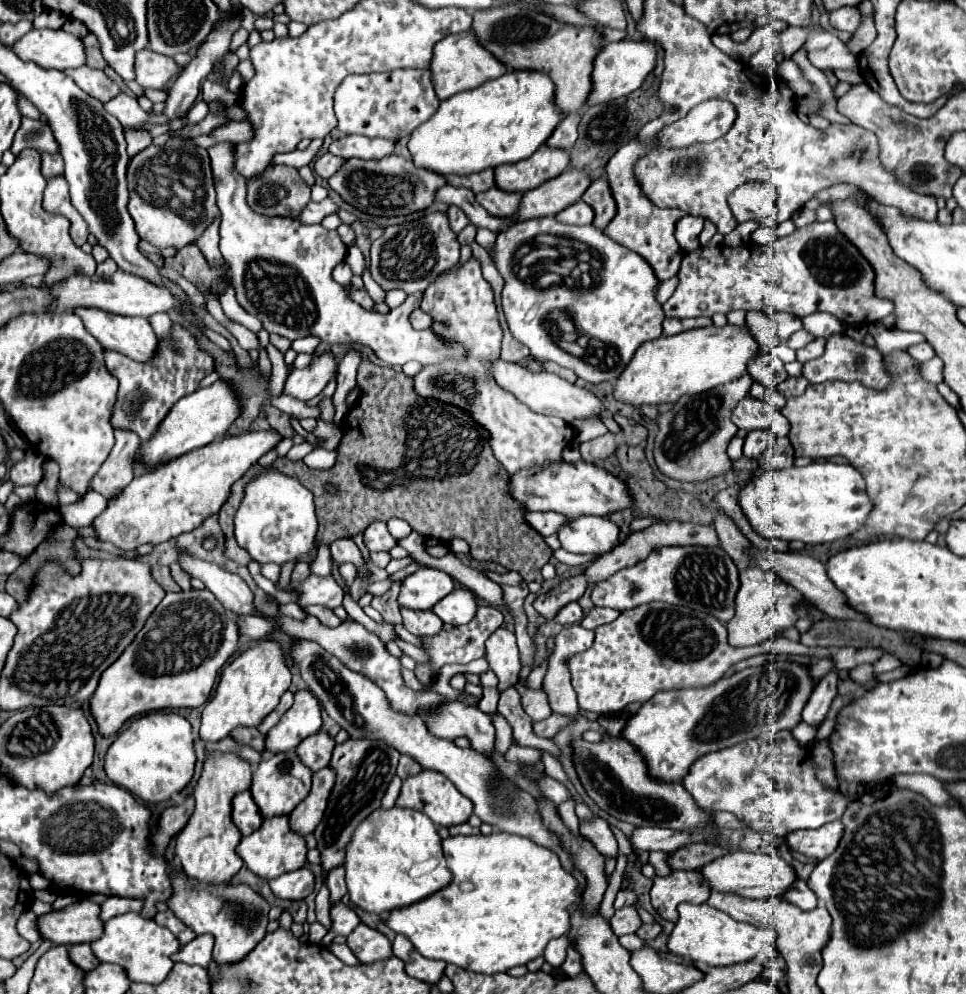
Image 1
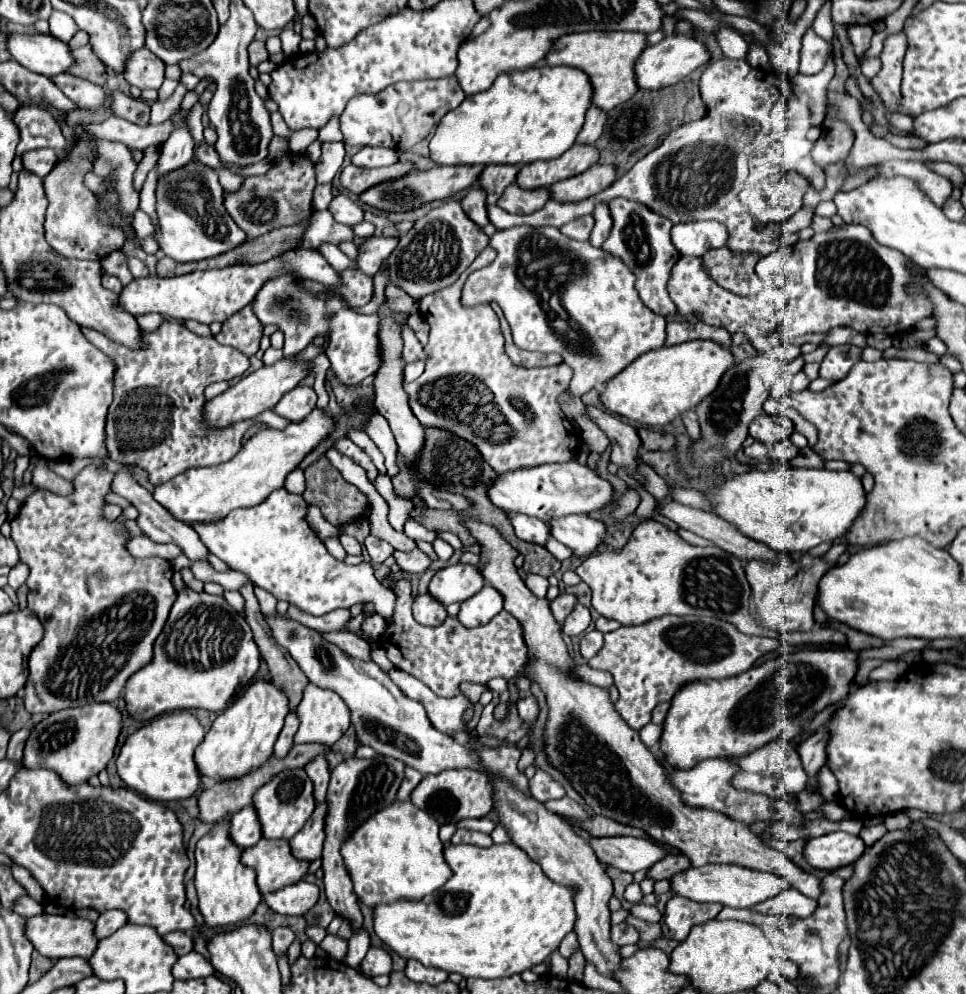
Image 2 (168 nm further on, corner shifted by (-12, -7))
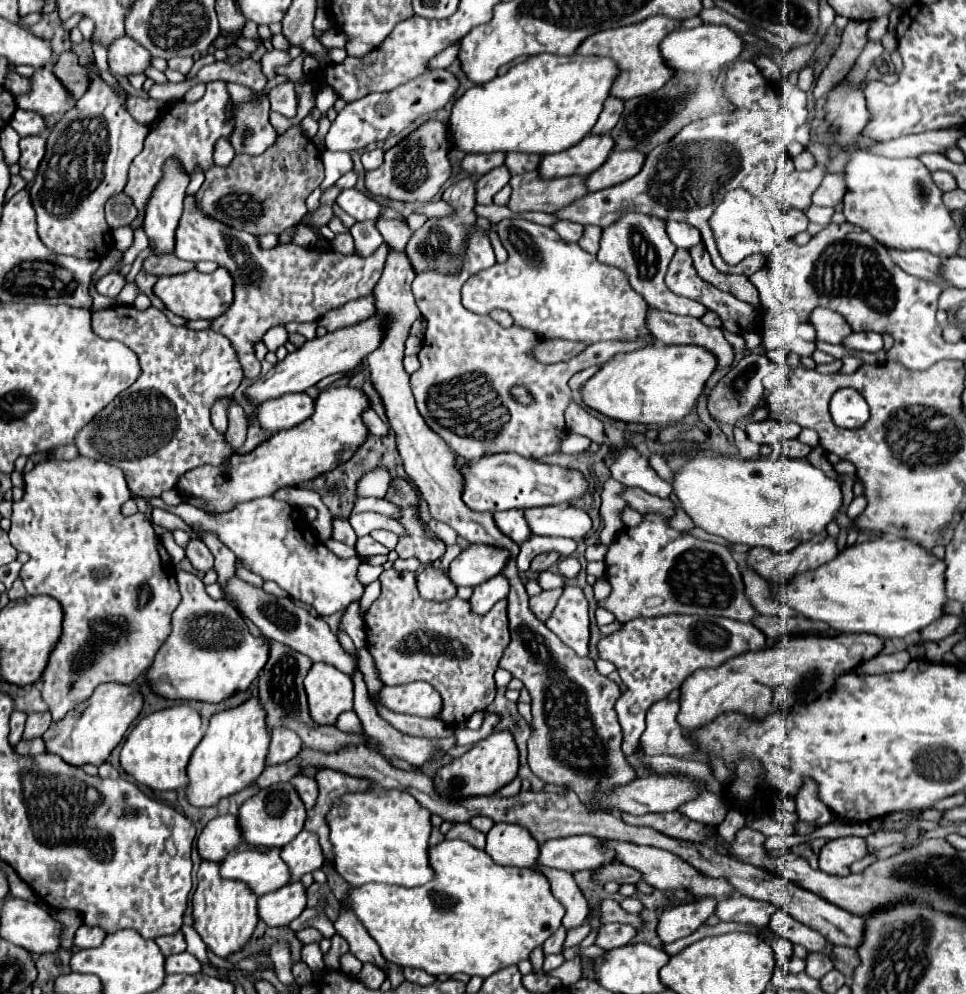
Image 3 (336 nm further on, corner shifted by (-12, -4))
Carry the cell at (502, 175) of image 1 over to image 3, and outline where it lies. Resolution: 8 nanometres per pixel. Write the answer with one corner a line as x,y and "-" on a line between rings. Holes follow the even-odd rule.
587,135
567,151
545,155
539,161
539,177
567,177
567,175
589,175
599,169
613,149
611,135

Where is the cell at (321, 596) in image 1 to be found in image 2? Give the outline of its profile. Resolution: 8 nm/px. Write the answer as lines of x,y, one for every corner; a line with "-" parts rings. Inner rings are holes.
285,488
275,490
263,504
229,512
223,520
211,524
191,524
203,544
219,556
231,570
245,574
255,586
271,592
277,600
287,600
301,610
323,616
339,608
355,604
373,604
375,612
387,620
395,606
393,590
381,586
373,576
369,562
347,566
335,560
321,538
305,520
307,502
301,496
289,494

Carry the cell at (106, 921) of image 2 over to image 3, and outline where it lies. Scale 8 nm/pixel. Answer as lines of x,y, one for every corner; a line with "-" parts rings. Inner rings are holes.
81,925
75,933
75,945
79,949
89,949
89,947
97,947
99,943
103,943
105,939
105,929
103,927
89,927
89,925

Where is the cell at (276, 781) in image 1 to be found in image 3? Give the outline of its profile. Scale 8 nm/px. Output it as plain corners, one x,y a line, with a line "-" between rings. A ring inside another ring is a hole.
289,781
275,783
269,789
261,789
239,809
239,825
243,831
243,839
251,847
285,847
299,835
305,825
305,819
307,809
303,801
299,801
299,793
295,793
295,787

